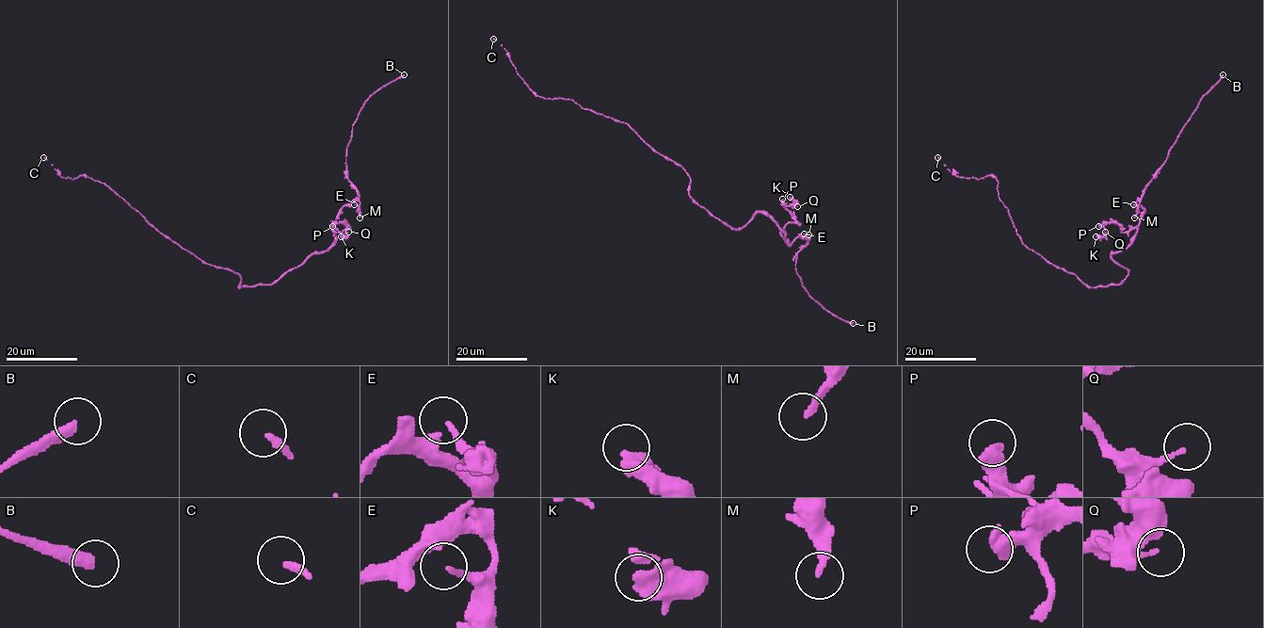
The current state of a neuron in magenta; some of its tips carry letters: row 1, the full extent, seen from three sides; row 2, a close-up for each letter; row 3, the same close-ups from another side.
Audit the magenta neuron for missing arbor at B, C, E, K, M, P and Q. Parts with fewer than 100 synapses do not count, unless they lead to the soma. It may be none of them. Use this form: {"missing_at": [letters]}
{"missing_at": ["B"]}

